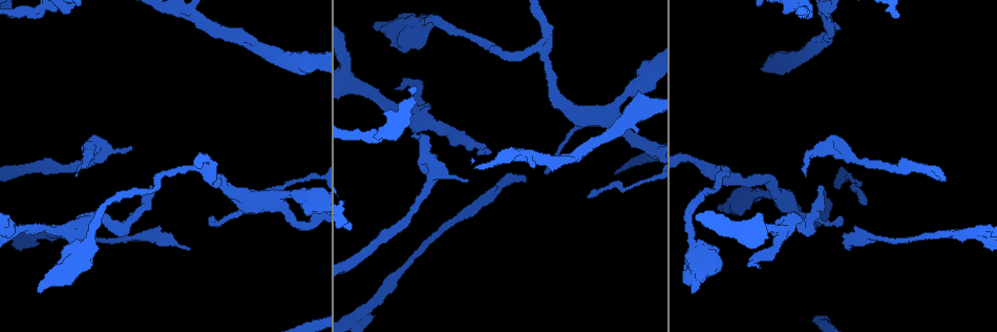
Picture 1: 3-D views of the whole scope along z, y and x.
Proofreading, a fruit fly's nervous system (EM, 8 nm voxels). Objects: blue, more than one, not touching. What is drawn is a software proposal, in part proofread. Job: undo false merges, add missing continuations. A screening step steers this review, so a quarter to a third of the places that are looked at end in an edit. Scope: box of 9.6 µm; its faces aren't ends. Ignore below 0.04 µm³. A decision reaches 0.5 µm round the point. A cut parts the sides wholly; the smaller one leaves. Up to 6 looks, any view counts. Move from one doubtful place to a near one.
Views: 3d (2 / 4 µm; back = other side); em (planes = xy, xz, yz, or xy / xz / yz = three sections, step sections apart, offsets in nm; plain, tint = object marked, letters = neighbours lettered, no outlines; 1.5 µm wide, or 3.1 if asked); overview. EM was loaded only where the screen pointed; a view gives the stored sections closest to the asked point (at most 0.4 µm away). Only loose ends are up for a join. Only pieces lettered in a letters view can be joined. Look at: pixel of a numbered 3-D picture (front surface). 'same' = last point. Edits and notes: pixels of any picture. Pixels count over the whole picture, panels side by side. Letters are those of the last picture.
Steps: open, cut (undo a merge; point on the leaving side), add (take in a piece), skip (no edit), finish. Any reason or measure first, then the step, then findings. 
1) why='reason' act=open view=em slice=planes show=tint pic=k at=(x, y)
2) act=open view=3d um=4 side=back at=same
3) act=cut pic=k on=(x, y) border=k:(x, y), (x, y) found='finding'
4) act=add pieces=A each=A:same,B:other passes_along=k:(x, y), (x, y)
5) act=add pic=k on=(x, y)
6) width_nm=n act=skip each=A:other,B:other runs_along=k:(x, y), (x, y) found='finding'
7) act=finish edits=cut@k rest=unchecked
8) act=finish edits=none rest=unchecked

why='an open end' act=open view=em slice=planes show=letters pic=1 at=(778, 221)

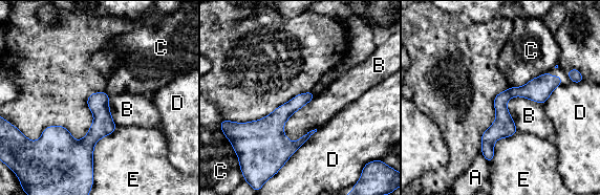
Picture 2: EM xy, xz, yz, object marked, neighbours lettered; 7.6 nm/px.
act=skip each=A:other,B:other,C:other,D:other,E:other found='none of them fits'

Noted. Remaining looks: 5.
why='thick end' act=open view=em slice=planes show=letters pic=1 at=(716, 267)

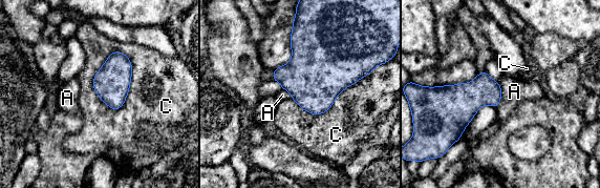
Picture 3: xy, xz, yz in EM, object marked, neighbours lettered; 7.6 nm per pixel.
longest_contact=C:460nm act=skip each=A:other,C:other border=3:(119, 50), (131, 82), (115, 110) found='none of them fits'

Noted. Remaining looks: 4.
why='a fork' act=open view=3d um=2 side=back pic=1 at=(23, 233)

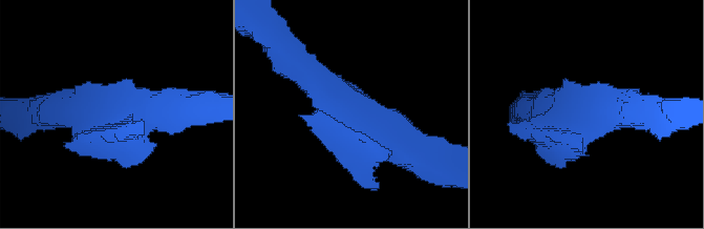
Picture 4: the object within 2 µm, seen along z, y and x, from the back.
why='shape alone is not enough' act=open view=em slice=xy step=4 show=tint pic=4 at=(361, 120)

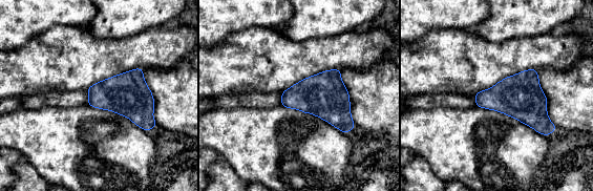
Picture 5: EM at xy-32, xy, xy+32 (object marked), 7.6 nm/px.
why='another direction' act=open view=em slice=xz step=8 show=letters at=same

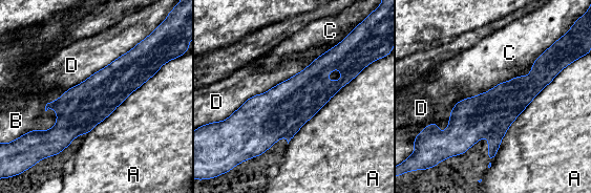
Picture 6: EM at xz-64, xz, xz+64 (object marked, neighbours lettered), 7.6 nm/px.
width_nm=340 act=skip each=A:other,B:other,C:other,D:other runs_along=6:(146, 73), (39, 138) found='all the same cell'

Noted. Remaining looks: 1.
act=finish edits=none rest=unchecked

